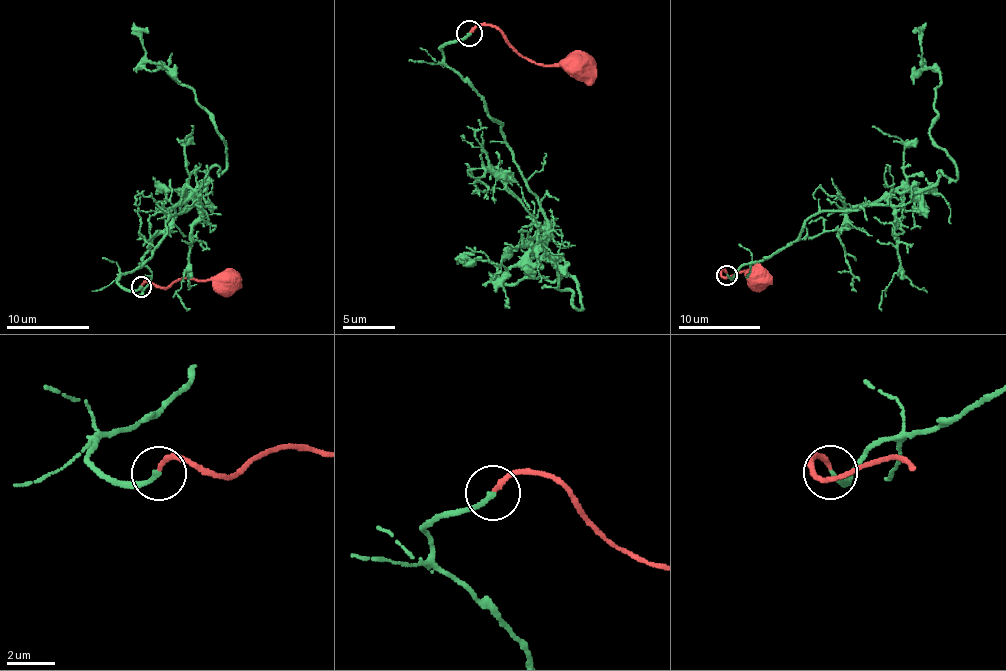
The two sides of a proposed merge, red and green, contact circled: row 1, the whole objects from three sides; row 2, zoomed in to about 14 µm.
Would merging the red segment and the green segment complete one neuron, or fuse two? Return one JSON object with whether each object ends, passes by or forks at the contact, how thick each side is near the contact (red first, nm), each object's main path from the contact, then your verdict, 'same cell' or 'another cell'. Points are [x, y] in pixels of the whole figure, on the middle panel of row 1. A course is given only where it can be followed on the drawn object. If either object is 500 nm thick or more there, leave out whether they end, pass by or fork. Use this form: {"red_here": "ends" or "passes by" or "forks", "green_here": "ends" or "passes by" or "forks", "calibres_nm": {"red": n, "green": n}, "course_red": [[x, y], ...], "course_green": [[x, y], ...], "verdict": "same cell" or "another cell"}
{"red_here": "ends", "green_here": "ends", "calibres_nm": {"red": 200, "green": 200}, "course_red": [[470, 32], [475, 27], [493, 25], [524, 58], [545, 65], [565, 65], [581, 78], [589, 78], [597, 71]], "course_green": [[470, 32], [444, 60], [501, 124], [581, 308], [566, 271], [504, 283], [457, 264]], "verdict": "same cell"}

